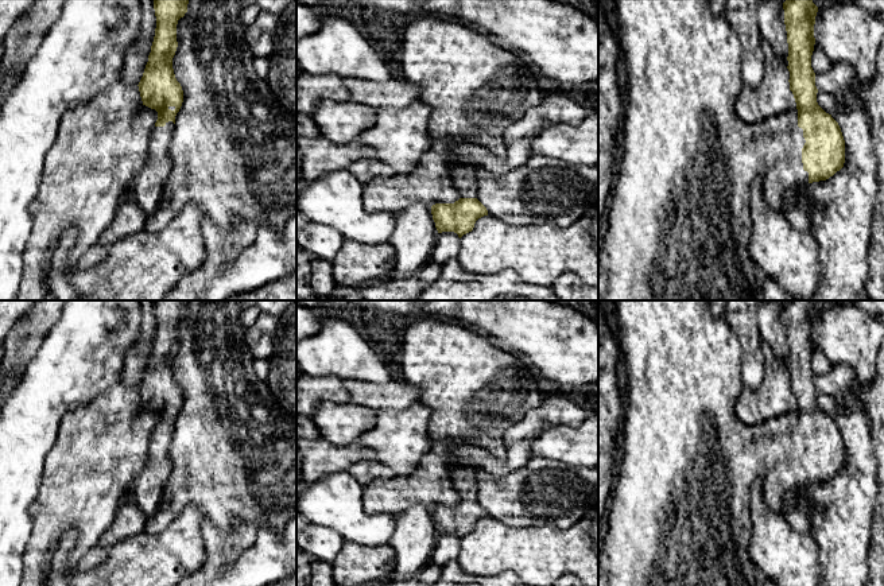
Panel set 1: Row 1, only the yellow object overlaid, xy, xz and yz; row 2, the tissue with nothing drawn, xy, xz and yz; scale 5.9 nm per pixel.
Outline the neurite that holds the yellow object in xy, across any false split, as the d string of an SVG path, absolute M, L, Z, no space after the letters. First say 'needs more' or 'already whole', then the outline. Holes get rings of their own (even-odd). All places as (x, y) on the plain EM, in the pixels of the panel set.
needs more; M154 300L155 338L137 388L143 407L155 411L158 422L148 443L147 463L129 486L129 497L147 517L156 515L172 467L170 445L175 418L183 404L183 392L175 380L172 360L178 349L177 326L187 314L189 302Z

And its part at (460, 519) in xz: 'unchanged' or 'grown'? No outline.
grown

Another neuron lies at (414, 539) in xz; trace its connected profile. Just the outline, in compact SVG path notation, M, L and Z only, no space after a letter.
M412 505L396 516L388 543L396 554L393 577L407 579L422 571L430 563L438 536L431 508L426 505Z

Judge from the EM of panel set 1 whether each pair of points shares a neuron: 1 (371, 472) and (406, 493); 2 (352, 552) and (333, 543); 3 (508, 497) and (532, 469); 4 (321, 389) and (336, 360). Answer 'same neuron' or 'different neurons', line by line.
1: different neurons
2: different neurons
3: same neuron
4: different neurons

